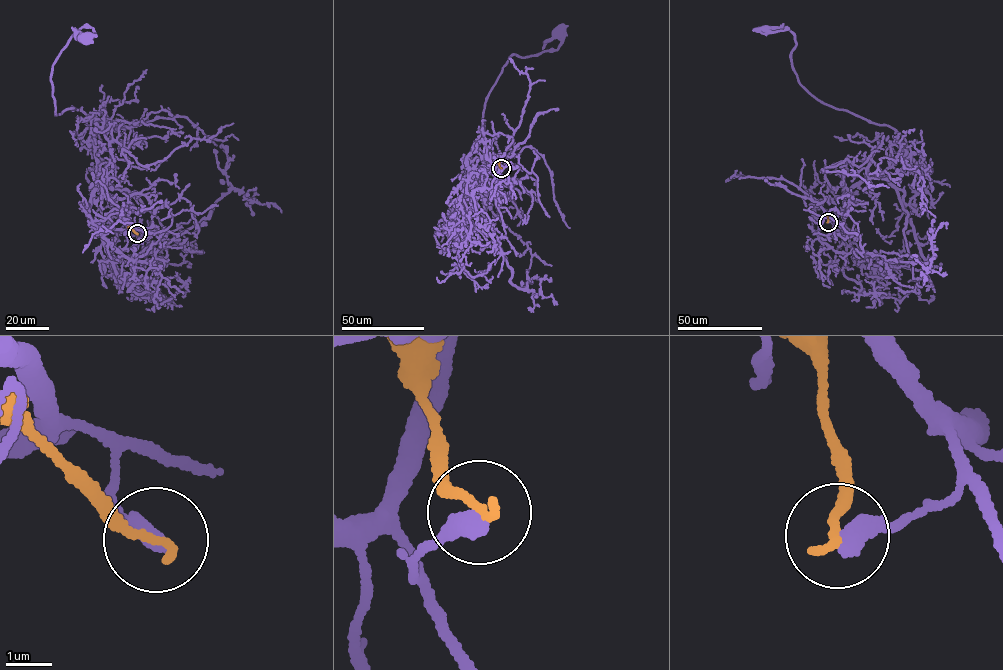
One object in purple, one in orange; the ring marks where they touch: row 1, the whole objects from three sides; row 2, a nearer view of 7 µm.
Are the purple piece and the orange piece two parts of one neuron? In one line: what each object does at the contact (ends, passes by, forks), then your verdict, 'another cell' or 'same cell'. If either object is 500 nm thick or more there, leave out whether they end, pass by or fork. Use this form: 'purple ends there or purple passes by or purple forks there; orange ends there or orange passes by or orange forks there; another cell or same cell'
purple ends there; orange ends there; another cell

